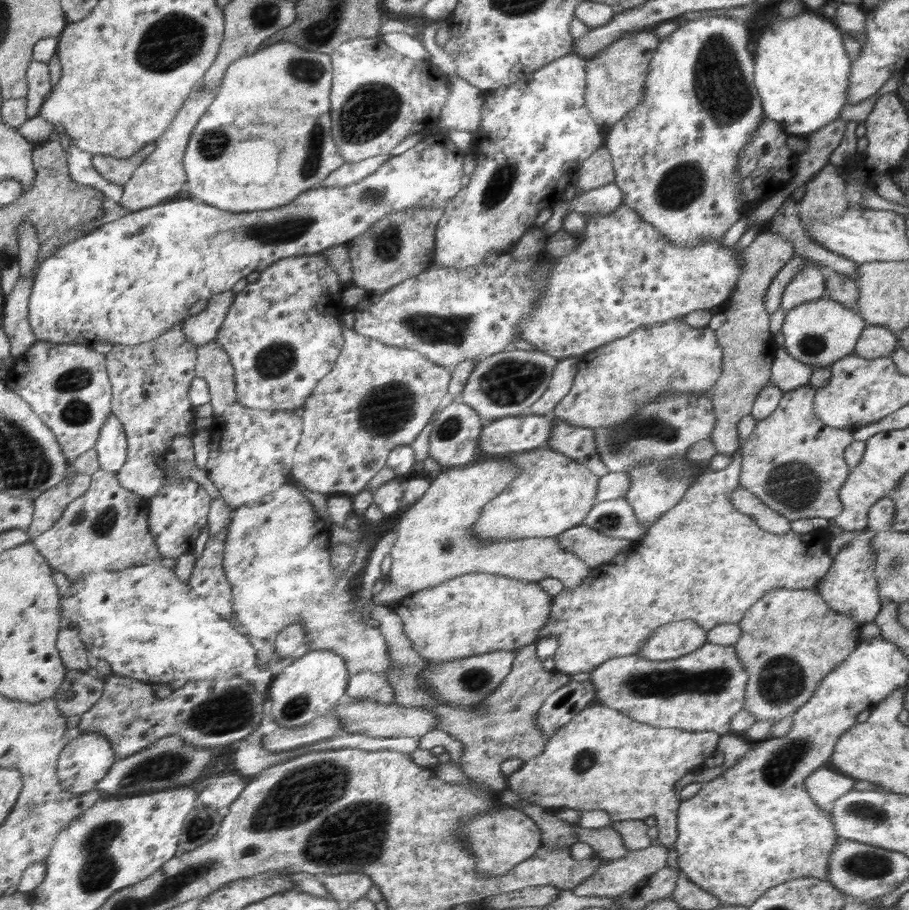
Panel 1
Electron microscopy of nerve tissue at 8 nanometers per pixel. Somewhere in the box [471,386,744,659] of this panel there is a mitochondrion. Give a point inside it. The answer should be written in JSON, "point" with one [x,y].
{"point":[652,424]}

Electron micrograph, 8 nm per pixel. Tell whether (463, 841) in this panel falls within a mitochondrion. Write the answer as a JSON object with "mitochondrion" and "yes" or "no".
{"mitochondrion":"no"}

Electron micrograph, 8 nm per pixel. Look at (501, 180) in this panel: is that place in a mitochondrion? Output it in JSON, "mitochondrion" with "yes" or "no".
{"mitochondrion":"yes"}

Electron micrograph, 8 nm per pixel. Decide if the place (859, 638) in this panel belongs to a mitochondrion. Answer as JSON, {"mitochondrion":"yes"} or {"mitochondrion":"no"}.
{"mitochondrion":"no"}

